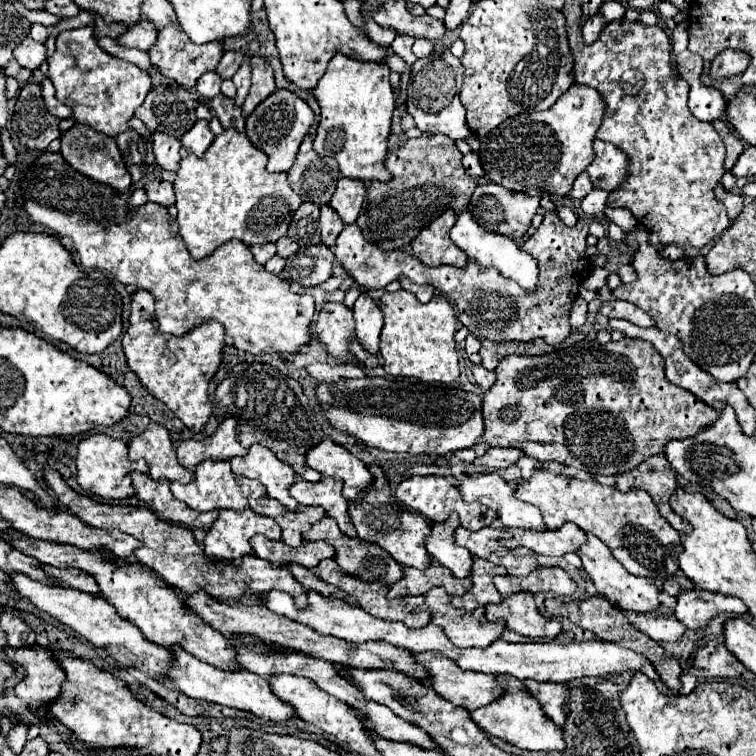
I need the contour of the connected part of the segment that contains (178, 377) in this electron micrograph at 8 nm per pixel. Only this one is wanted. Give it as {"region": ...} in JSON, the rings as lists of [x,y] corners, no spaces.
{"region":[[[144,289],[132,293],[128,329],[122,337],[128,367],[138,375],[140,383],[194,433],[202,431],[212,413],[208,403],[208,383],[218,371],[224,345],[224,327],[216,321],[204,321],[182,337],[160,333],[154,323],[154,297]]]}

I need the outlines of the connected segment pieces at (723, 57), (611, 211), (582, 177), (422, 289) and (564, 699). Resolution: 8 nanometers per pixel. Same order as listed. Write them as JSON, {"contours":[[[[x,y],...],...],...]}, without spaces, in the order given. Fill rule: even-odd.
{"contours":[[[[726,49],[724,53],[716,55],[716,59],[712,61],[710,67],[710,75],[712,79],[730,79],[734,75],[740,75],[748,69],[750,65],[750,57],[744,51],[738,49]]],[[[607,206],[604,213],[613,223],[617,224],[622,230],[624,230],[624,241],[627,239],[631,230],[634,229],[635,224],[638,224],[638,220],[626,208],[610,208],[610,206]]],[[[584,171],[584,173],[580,173],[580,175],[576,177],[576,181],[574,181],[574,187],[572,187],[570,195],[572,195],[574,199],[584,199],[592,189],[594,189],[594,185],[592,185],[592,181],[590,181],[588,173]]],[[[412,285],[412,291],[416,293],[416,297],[418,297],[418,301],[420,303],[428,303],[432,297],[434,297],[434,287],[432,285]]],[[[532,679],[522,681],[530,693],[538,699],[542,711],[558,725],[564,725],[566,713],[568,713],[568,687],[562,683],[538,683]],[[546,705],[550,705],[550,709],[546,709]]]]}

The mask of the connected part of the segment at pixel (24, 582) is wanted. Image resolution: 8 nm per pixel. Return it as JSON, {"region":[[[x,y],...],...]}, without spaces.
{"region":[[[12,573],[8,575],[8,579],[20,597],[26,597],[28,601],[32,601],[36,609],[52,615],[56,621],[78,631],[92,645],[106,649],[120,665],[136,667],[154,679],[164,679],[164,665],[172,661],[172,657],[168,657],[168,649],[148,641],[136,625],[122,619],[116,613],[116,609],[110,603],[106,603],[100,595],[90,595],[90,593],[84,593],[72,587],[62,587],[62,585],[46,585],[40,581],[32,581],[30,577],[20,575],[20,573]]]}

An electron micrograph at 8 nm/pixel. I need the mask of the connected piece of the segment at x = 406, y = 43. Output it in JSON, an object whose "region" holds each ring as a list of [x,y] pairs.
{"region":[[[398,35],[394,41],[392,41],[392,49],[396,55],[400,55],[408,65],[412,65],[418,57],[412,53],[412,43],[414,43],[414,37],[408,37],[408,35]]]}

